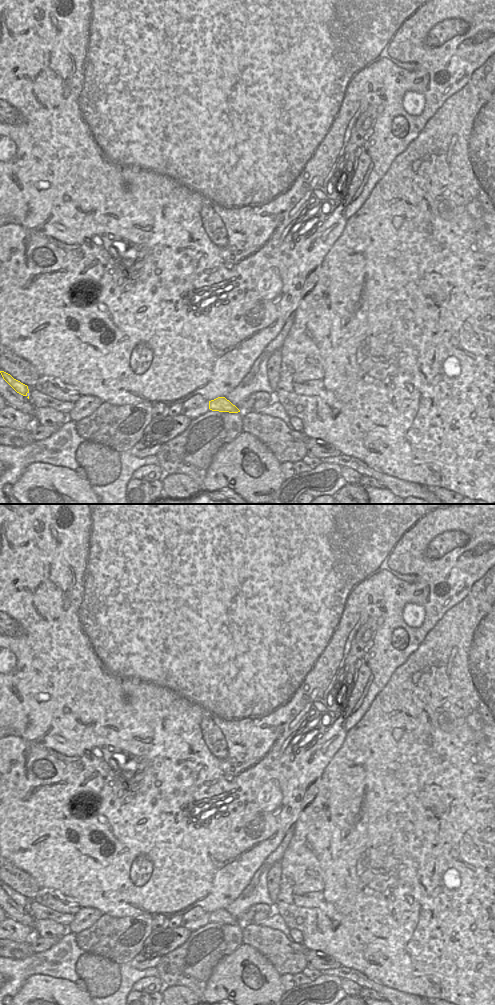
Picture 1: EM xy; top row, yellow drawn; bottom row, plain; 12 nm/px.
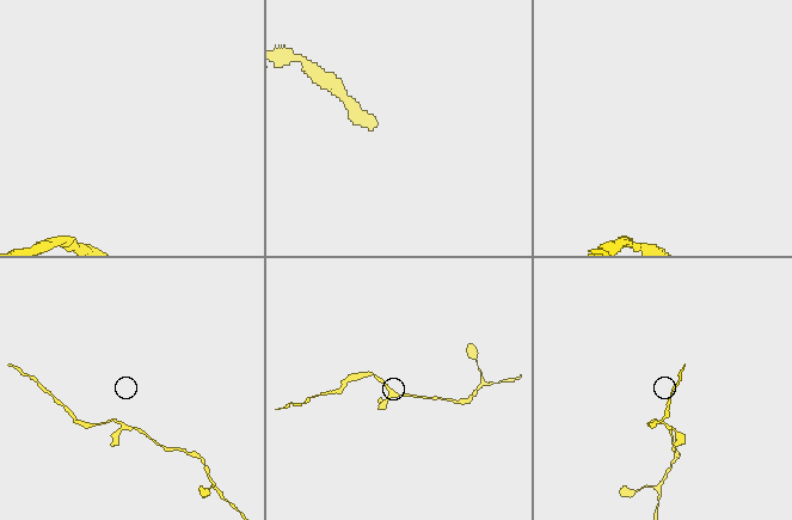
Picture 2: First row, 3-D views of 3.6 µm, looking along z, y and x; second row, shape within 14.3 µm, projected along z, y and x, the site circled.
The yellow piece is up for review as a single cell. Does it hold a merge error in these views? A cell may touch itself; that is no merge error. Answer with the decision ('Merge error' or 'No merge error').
No merge error.

